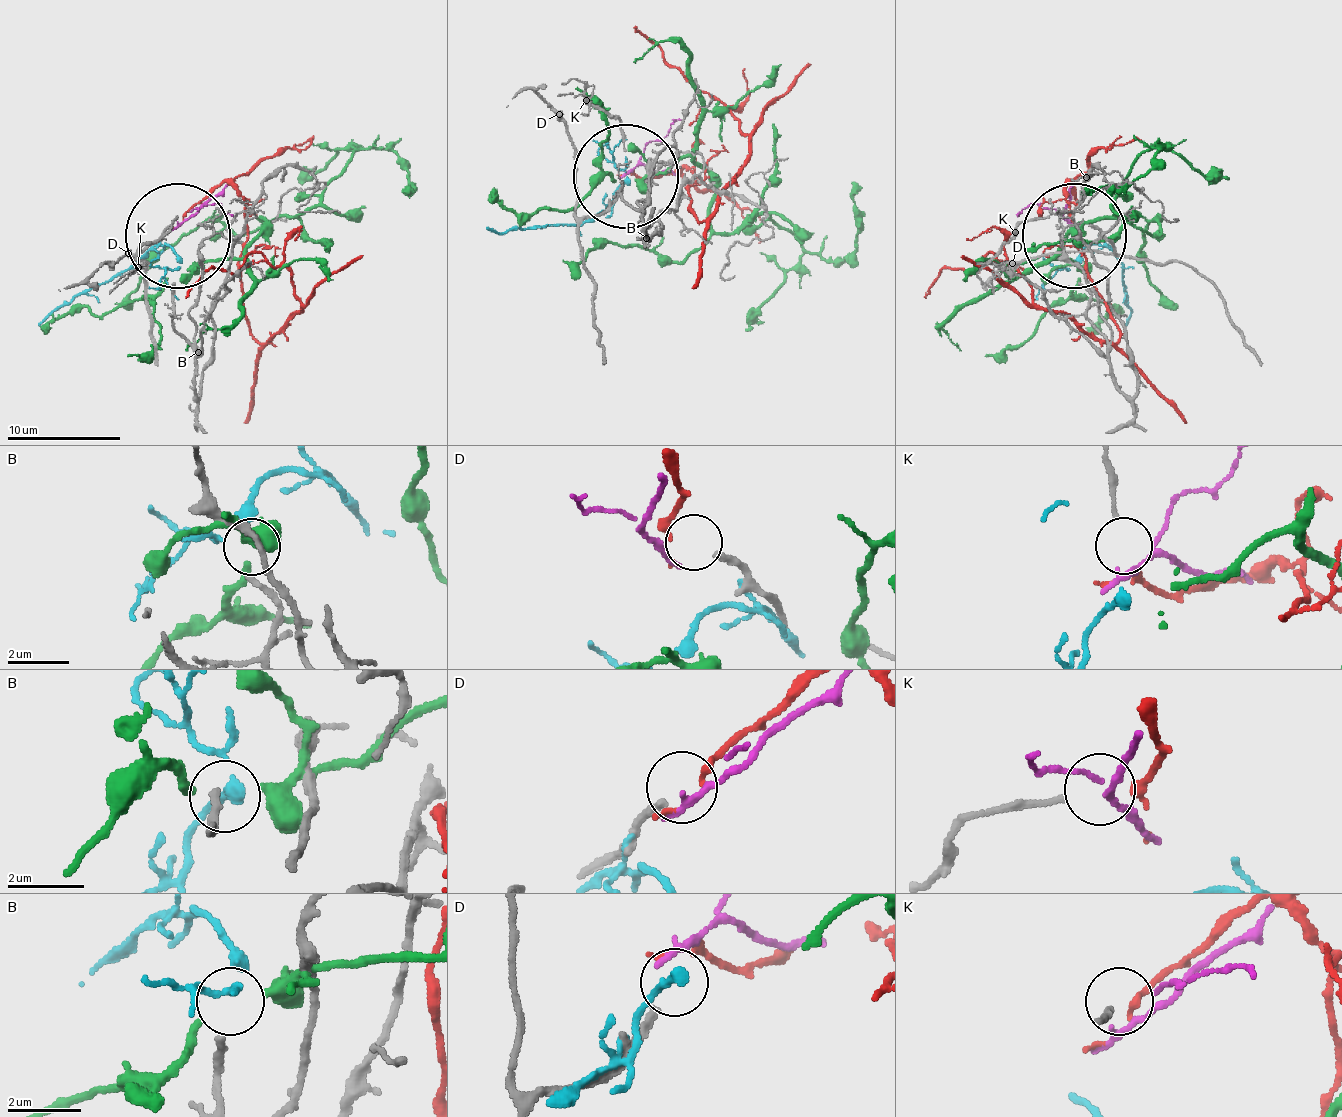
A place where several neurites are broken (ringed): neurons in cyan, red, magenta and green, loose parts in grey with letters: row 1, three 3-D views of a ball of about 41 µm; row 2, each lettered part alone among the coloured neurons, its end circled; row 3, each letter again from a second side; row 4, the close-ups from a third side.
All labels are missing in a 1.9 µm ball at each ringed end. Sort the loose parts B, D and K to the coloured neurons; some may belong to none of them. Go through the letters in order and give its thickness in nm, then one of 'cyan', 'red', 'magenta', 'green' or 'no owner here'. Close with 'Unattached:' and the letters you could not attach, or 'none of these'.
B: 170 nm | cyan
D: 220 nm | no owner here
K: 150 nm | red
Unattached: D

